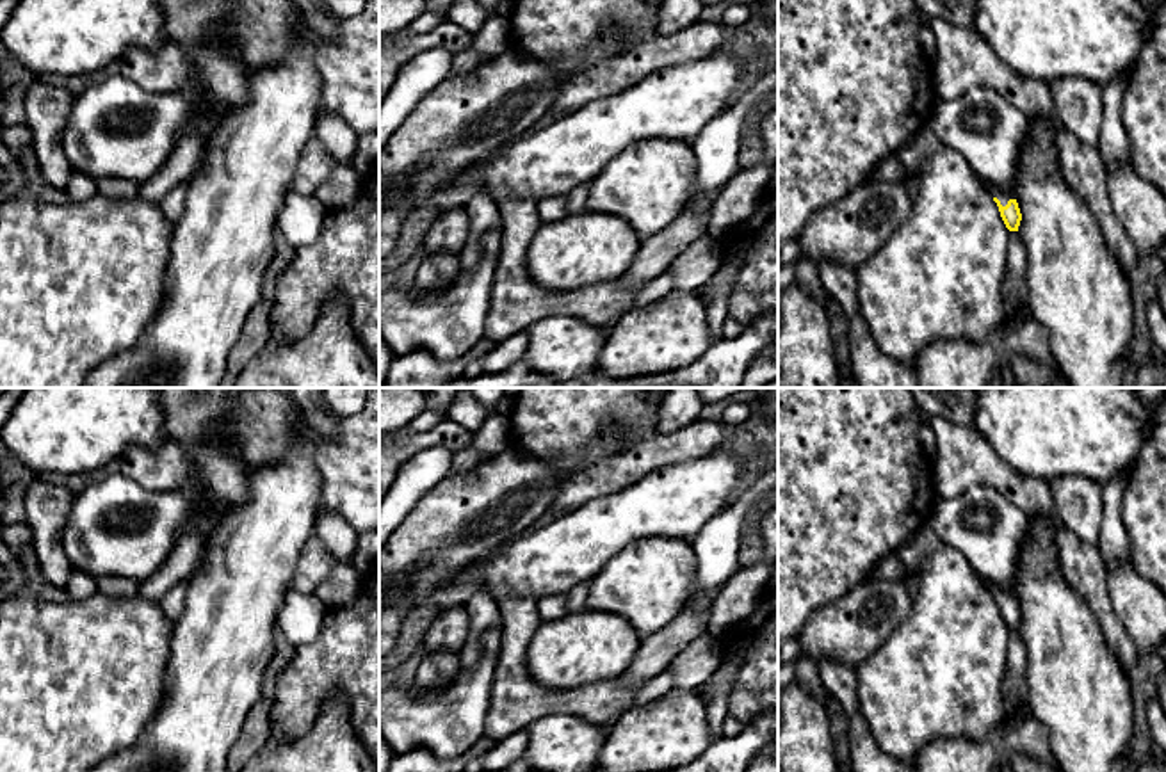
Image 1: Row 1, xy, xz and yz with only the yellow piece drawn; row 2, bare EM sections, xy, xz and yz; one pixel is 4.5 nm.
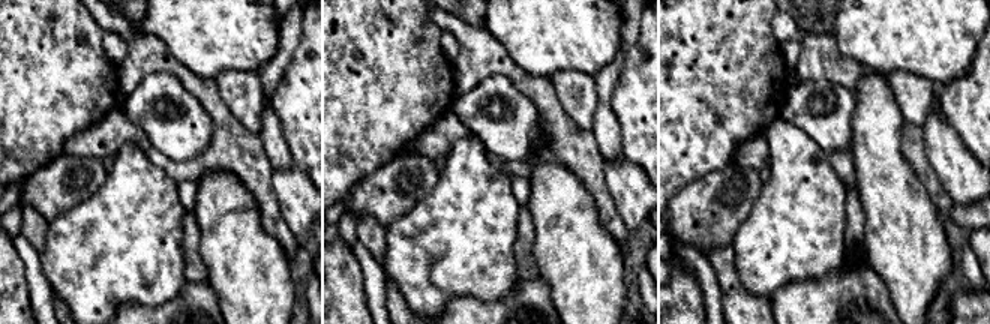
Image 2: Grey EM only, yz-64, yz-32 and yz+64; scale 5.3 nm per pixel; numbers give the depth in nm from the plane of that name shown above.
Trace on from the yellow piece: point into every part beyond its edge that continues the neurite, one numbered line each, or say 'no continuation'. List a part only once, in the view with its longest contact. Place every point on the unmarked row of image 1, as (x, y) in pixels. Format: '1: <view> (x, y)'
1: yz (995, 589)

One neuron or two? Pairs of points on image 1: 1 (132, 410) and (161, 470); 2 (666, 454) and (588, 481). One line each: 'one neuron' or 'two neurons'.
1: two neurons
2: one neuron

